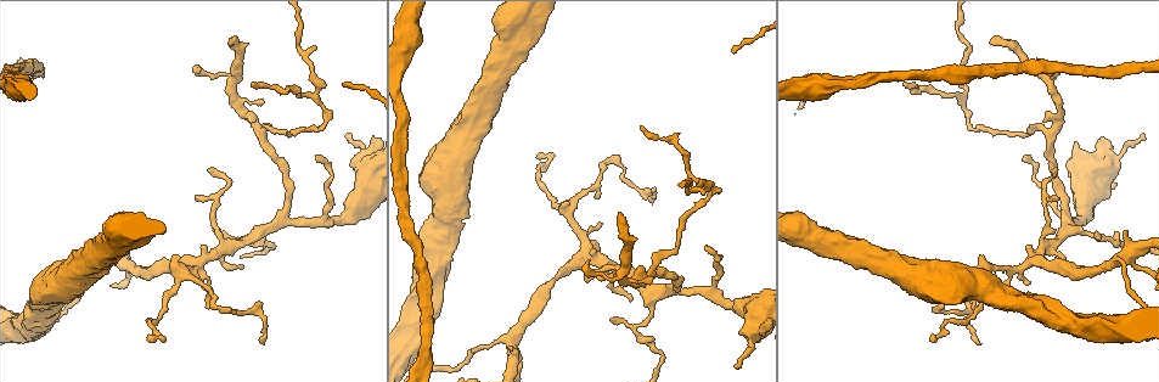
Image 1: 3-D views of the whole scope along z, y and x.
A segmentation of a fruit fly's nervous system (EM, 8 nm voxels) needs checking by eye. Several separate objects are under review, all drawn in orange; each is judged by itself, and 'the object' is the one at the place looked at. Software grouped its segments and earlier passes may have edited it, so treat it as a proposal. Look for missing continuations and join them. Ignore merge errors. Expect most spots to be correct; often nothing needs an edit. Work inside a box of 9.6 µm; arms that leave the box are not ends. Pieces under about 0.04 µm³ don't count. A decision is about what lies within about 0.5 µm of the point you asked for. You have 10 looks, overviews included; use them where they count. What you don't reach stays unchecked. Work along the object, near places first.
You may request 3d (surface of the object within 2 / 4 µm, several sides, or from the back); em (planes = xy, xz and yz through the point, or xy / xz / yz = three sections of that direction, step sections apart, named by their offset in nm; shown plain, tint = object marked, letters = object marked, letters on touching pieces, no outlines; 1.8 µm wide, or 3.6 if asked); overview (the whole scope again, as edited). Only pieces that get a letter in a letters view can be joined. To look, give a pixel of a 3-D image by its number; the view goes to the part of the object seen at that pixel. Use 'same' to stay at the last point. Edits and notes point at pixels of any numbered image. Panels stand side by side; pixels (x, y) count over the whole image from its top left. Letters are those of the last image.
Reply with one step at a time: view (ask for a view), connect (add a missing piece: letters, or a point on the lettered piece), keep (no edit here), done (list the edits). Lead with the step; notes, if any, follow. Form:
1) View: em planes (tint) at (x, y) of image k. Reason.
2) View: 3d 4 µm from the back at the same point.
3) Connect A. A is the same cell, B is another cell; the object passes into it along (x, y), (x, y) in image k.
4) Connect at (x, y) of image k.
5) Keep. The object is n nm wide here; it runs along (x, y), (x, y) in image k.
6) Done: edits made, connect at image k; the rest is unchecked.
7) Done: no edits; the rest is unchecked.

View: em planes (letters) at (652, 280) of image 1. Thin end.

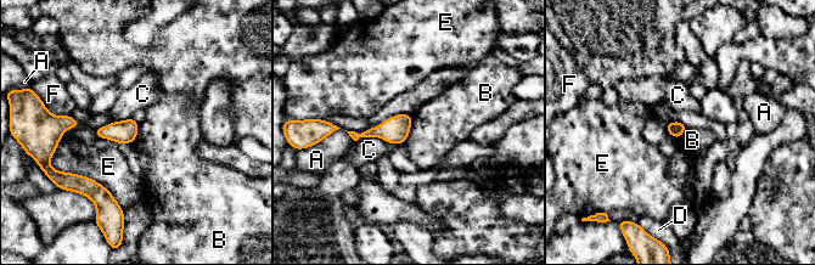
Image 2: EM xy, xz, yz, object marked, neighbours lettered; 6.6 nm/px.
Keep. The object is 100 nm wide here; A, B, C, D, E and F are other cells; a border runs along (412, 114), (410, 133), (404, 141) in image 2; none of them fits.

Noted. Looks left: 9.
View: em xz step 4 (letters) at (1102, 236) of image 1. Narrows sharply.

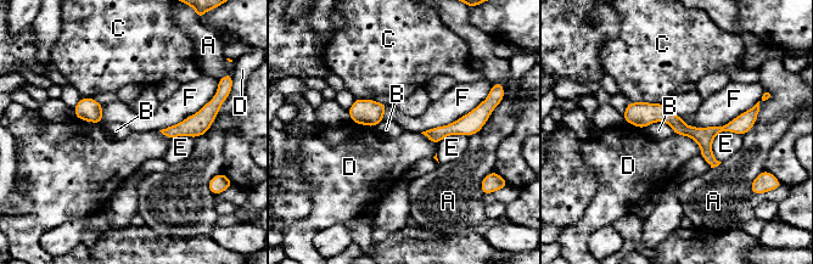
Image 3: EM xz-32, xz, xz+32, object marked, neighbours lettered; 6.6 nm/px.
Keep. A, B, C, D, E and F are other cells; it runs along (627, 113), (663, 113), (694, 133), (749, 118) in image 3; no lettered piece goes on from it.

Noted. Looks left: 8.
View: em planes (letters) at (979, 343) of image 1. Long arm stops here.

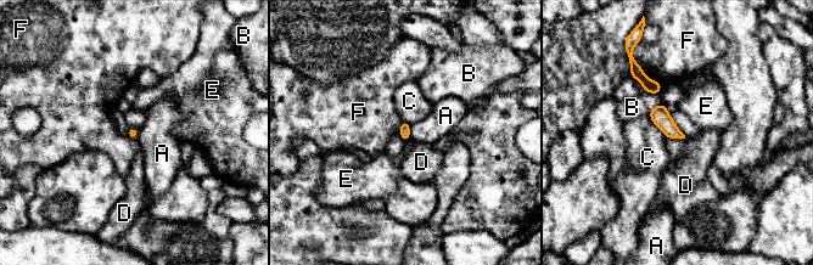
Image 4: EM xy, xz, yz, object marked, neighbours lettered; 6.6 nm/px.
Keep. A, B, C, D, E and F are other cells; a border runs along (637, 61), (648, 77), (662, 83) in image 4; no lettered piece goes on from it.

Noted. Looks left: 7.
View: em xz step 4 (tint) at (148, 339) of image 1.

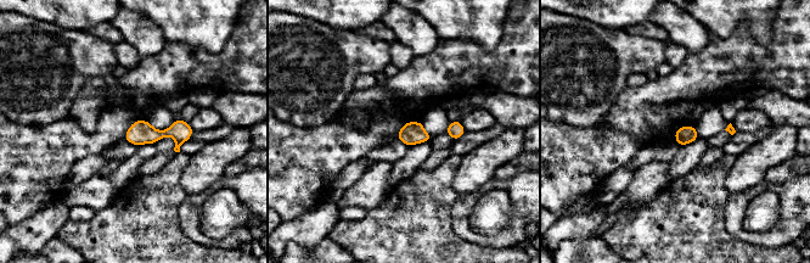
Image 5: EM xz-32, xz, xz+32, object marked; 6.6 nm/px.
View: em xz step 4 (letters) at the same point. See the neighbours.

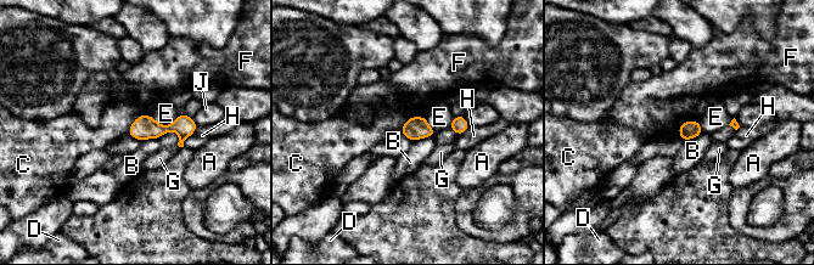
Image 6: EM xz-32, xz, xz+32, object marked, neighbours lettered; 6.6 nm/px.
Keep. A, B, C, D, E, F, G, H and J are other cells; a border runs along (699, 120), (684, 120), (678, 135) in image 6; none of them fits.

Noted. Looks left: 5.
Done: no edits; the rest is unchecked.

